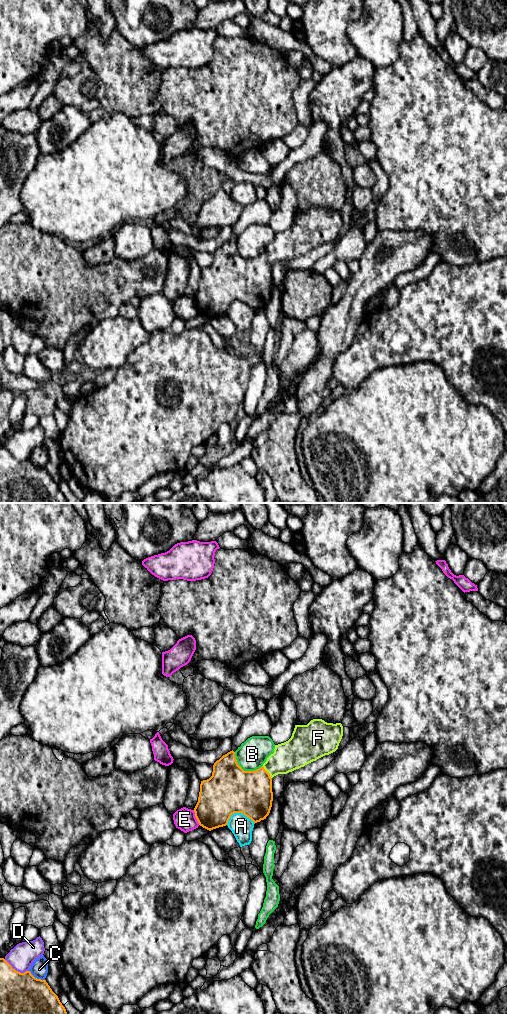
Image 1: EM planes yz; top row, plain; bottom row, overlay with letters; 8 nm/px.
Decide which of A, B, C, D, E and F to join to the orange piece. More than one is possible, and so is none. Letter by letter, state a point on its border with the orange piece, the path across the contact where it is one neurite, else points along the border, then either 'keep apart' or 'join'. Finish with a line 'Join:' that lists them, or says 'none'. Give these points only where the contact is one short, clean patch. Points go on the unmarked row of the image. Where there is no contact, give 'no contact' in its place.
A: yz (238, 300) | keep apart
B: yz (243, 258) | keep apart
C: yz (36, 466) | keep apart
D: yz (15, 458) | keep apart
E: yz (195, 304) | keep apart
F: yz (267, 260) | across yz (248, 280), (267, 260), (276, 251), (291, 243) | join
Join: F

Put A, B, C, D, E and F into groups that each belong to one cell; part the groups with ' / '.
A / B / C / D / E / F

